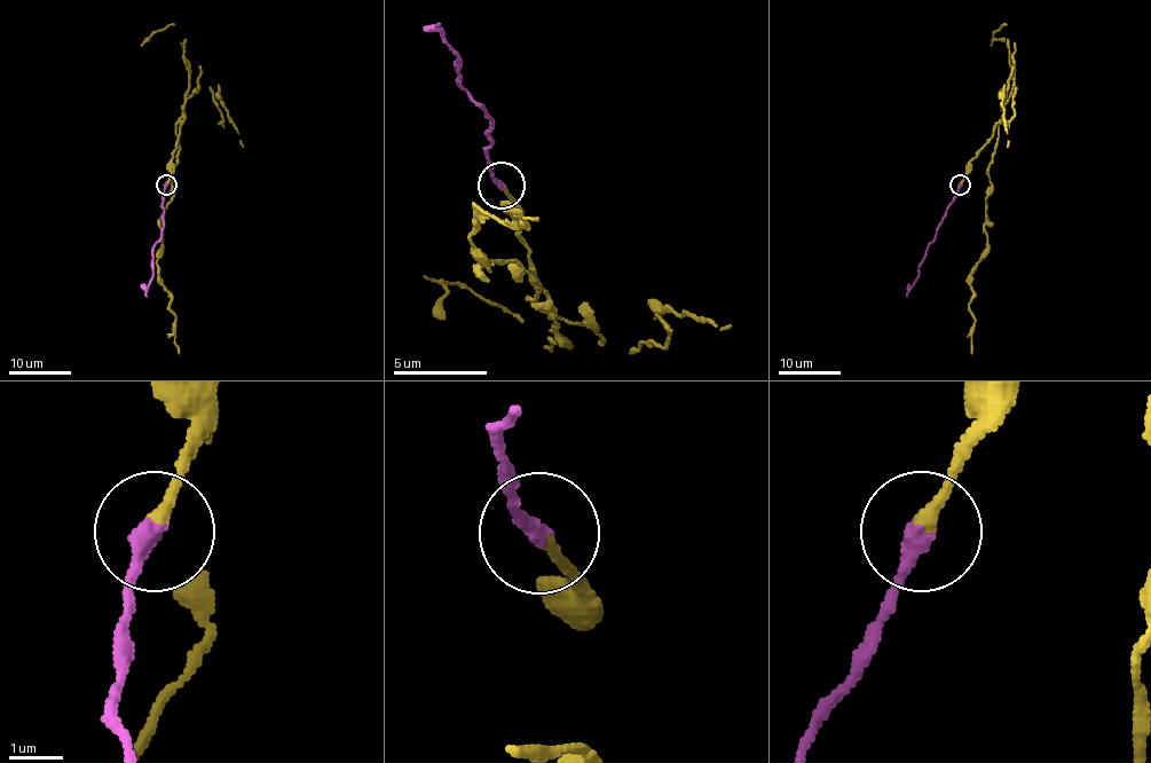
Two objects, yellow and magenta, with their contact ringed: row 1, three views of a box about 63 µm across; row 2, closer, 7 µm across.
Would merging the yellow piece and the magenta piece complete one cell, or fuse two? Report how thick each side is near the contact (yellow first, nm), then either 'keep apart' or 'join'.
260/360 nm | keep apart

